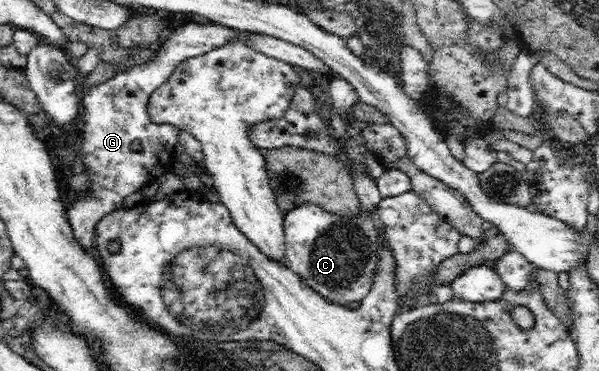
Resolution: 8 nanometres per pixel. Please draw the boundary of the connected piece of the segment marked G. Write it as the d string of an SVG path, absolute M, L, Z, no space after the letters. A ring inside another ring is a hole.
M189 22L173 29L168 38L154 49L154 58L116 73L110 80L80 88L84 112L82 130L78 142L80 160L87 167L91 181L90 193L77 197L67 215L76 237L86 252L96 256L92 246L98 221L108 213L123 207L123 200L129 195L142 191L149 183L174 170L176 158L174 145L178 142L180 129L170 123L154 124L147 113L148 98L156 88L168 80L178 63L187 58L206 54L212 47L222 46L228 41L244 41L256 51L283 60L288 64L302 66L313 74L325 76L330 73L326 64L306 48L280 40L275 36L250 33L230 28L220 23L199 24Z

